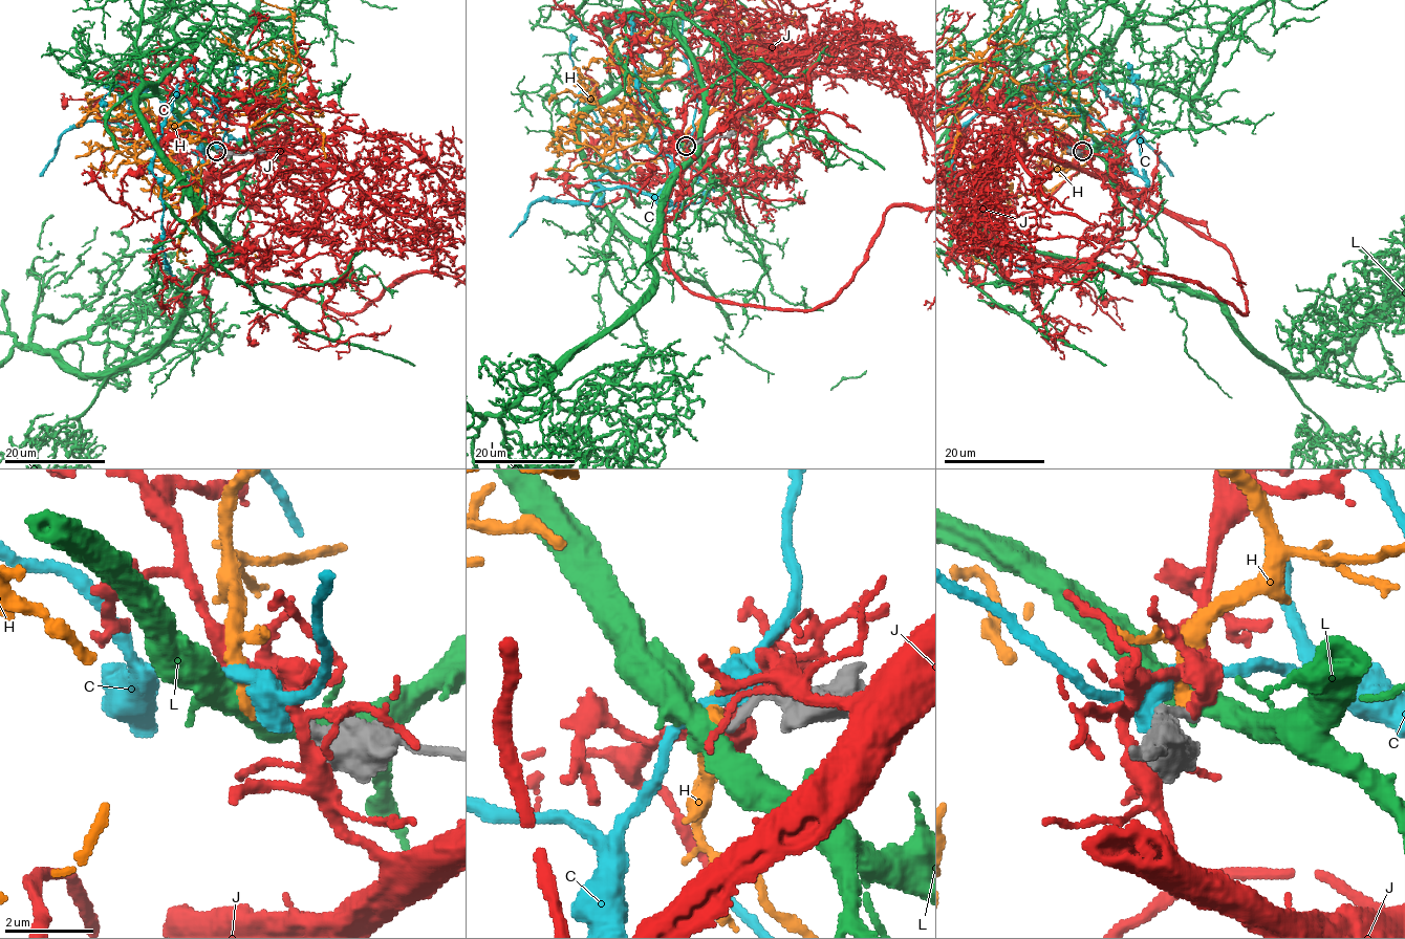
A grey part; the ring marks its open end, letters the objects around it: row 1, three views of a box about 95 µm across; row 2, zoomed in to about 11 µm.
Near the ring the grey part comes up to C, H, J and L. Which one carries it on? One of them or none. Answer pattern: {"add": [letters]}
{"add": []}

